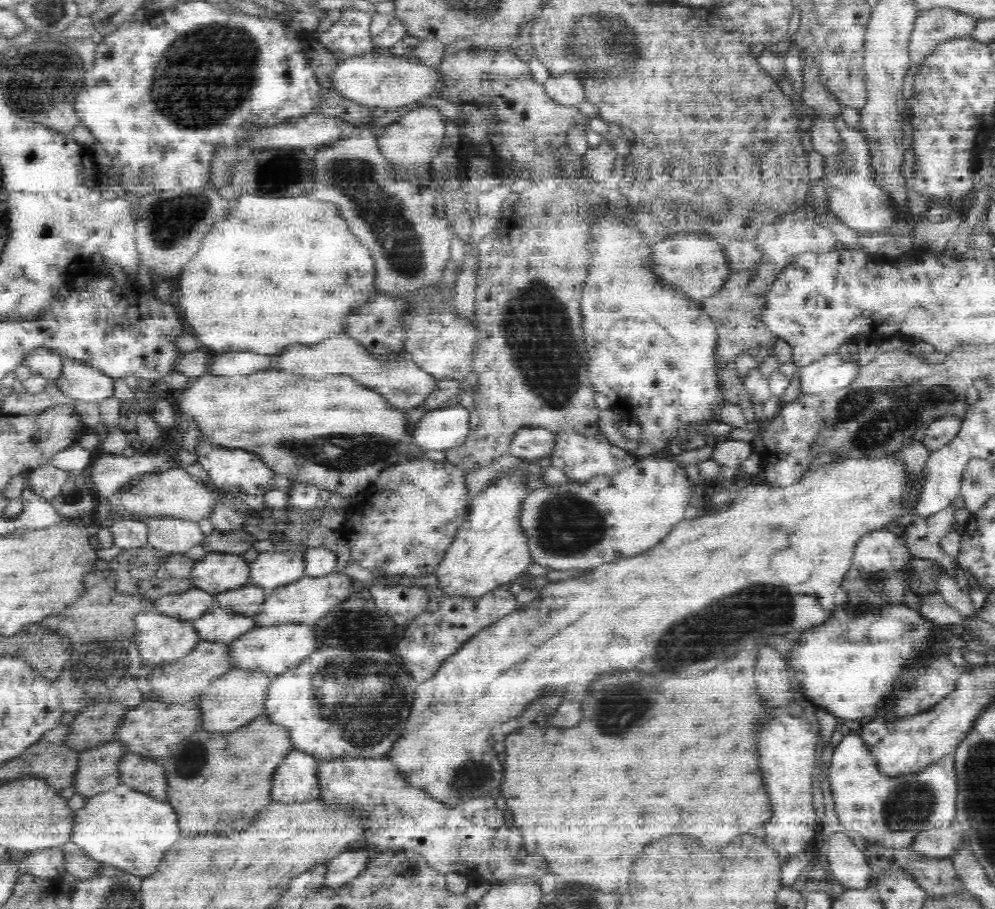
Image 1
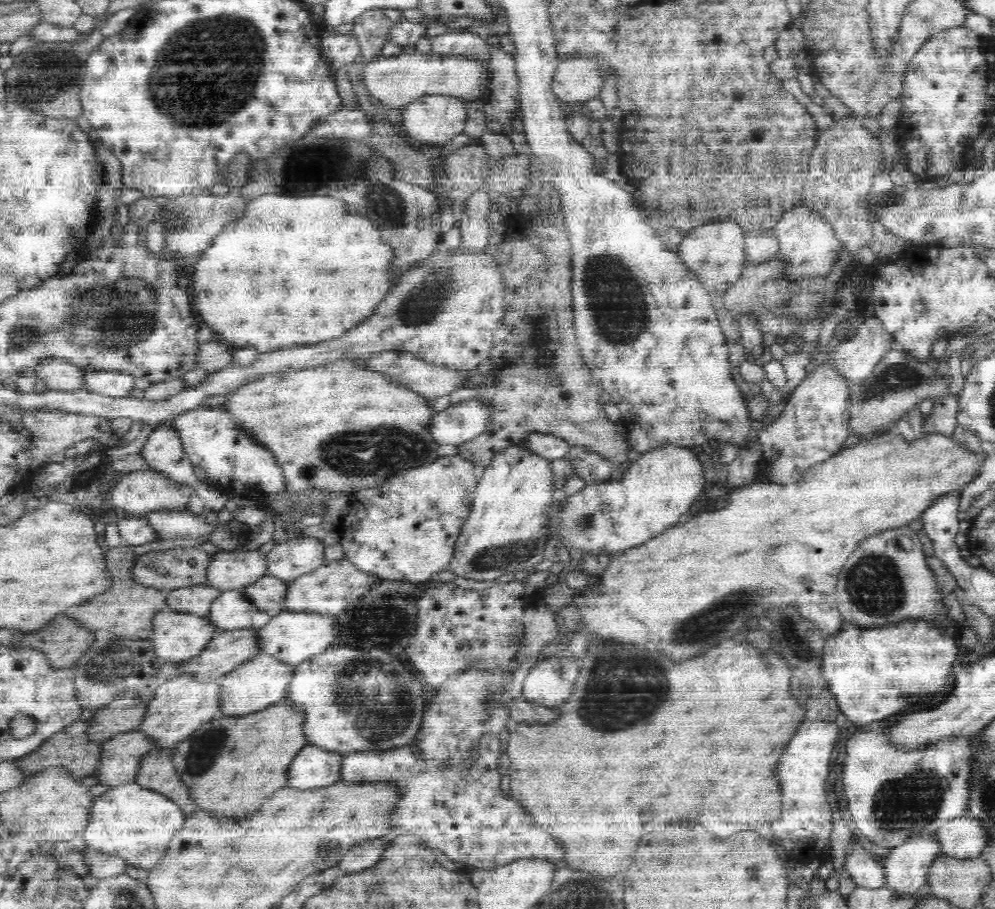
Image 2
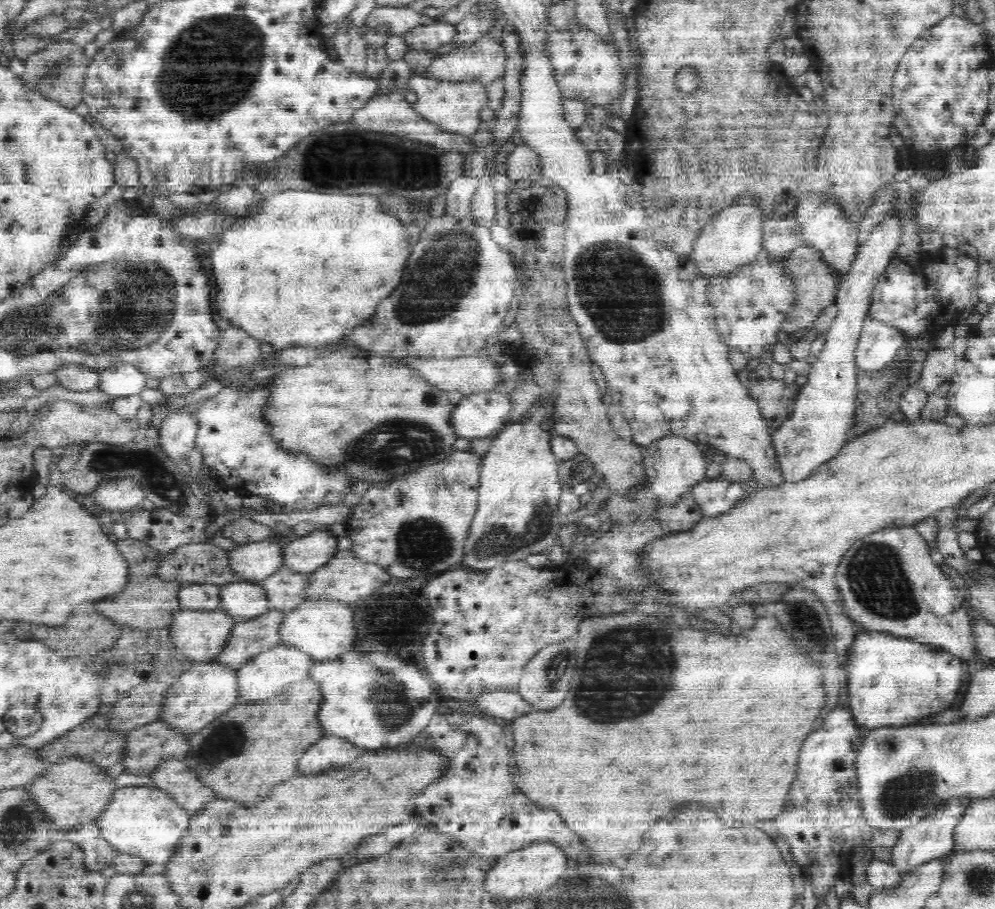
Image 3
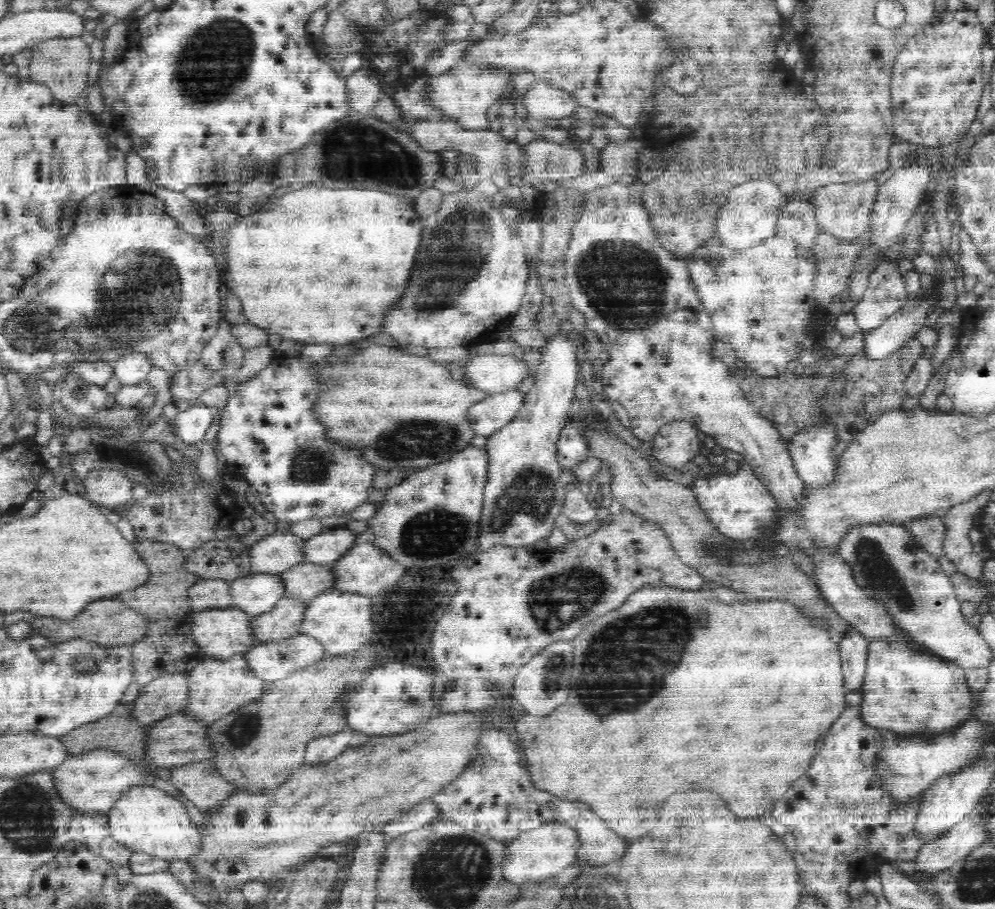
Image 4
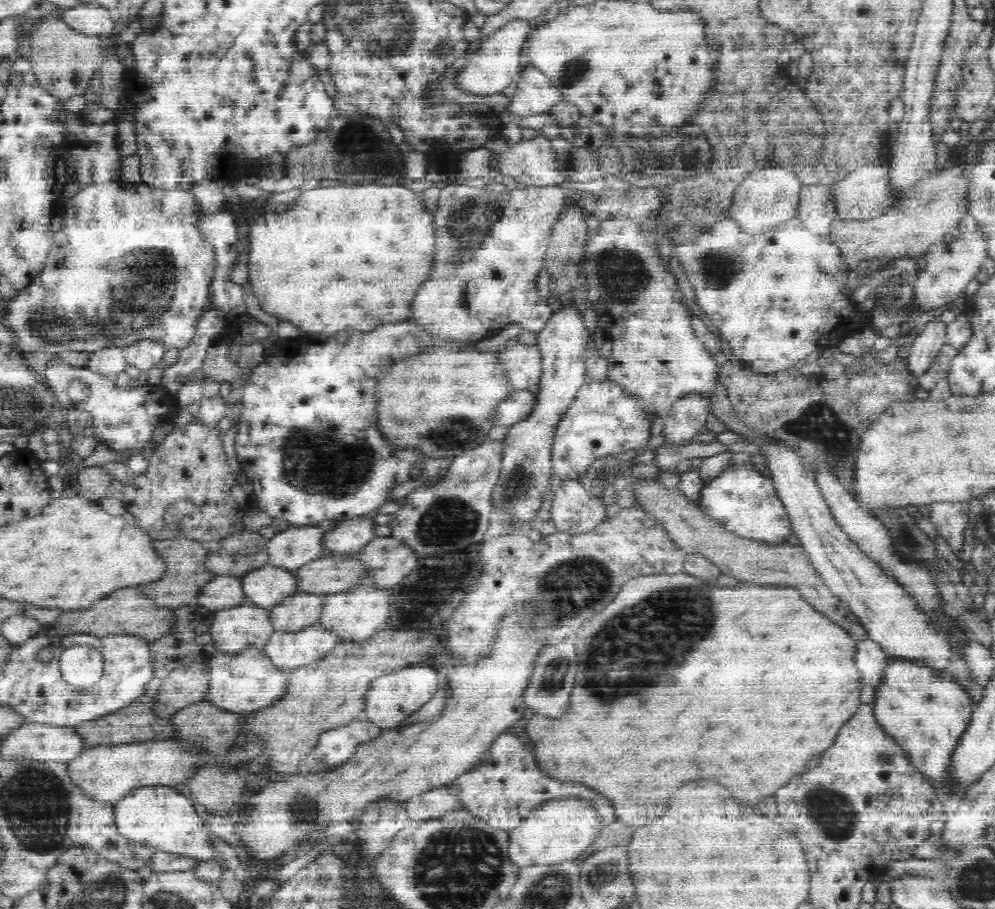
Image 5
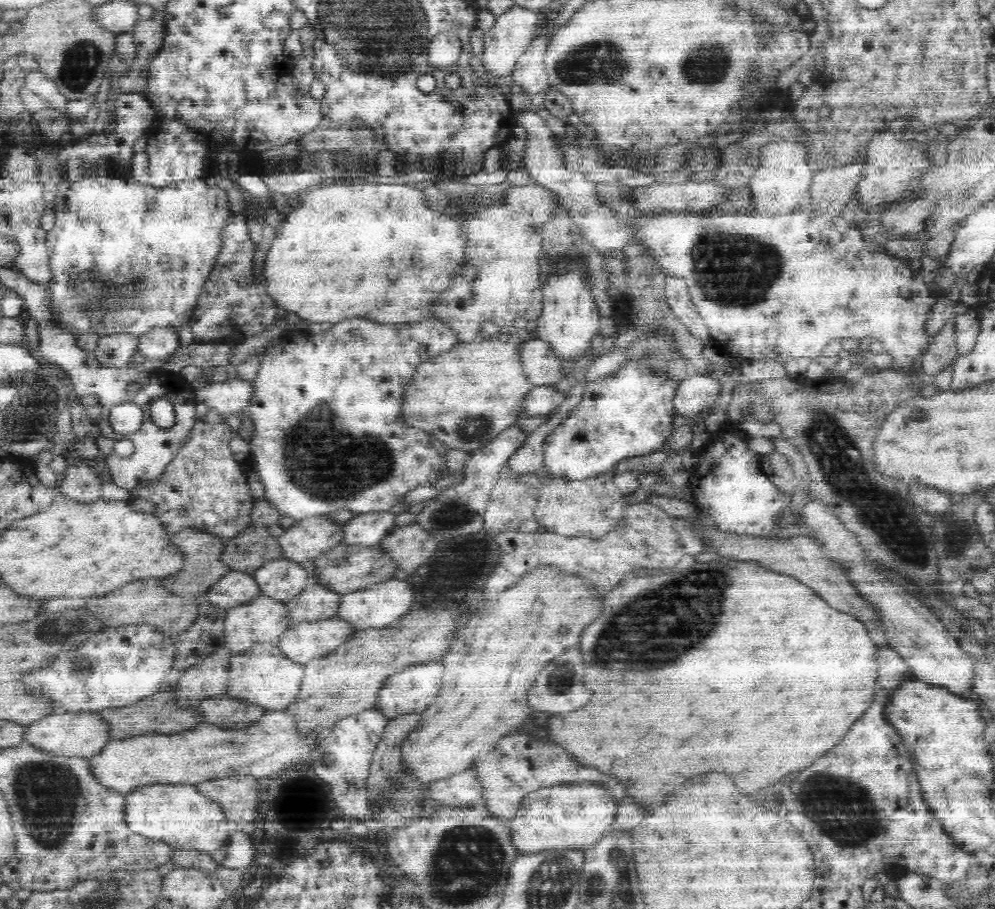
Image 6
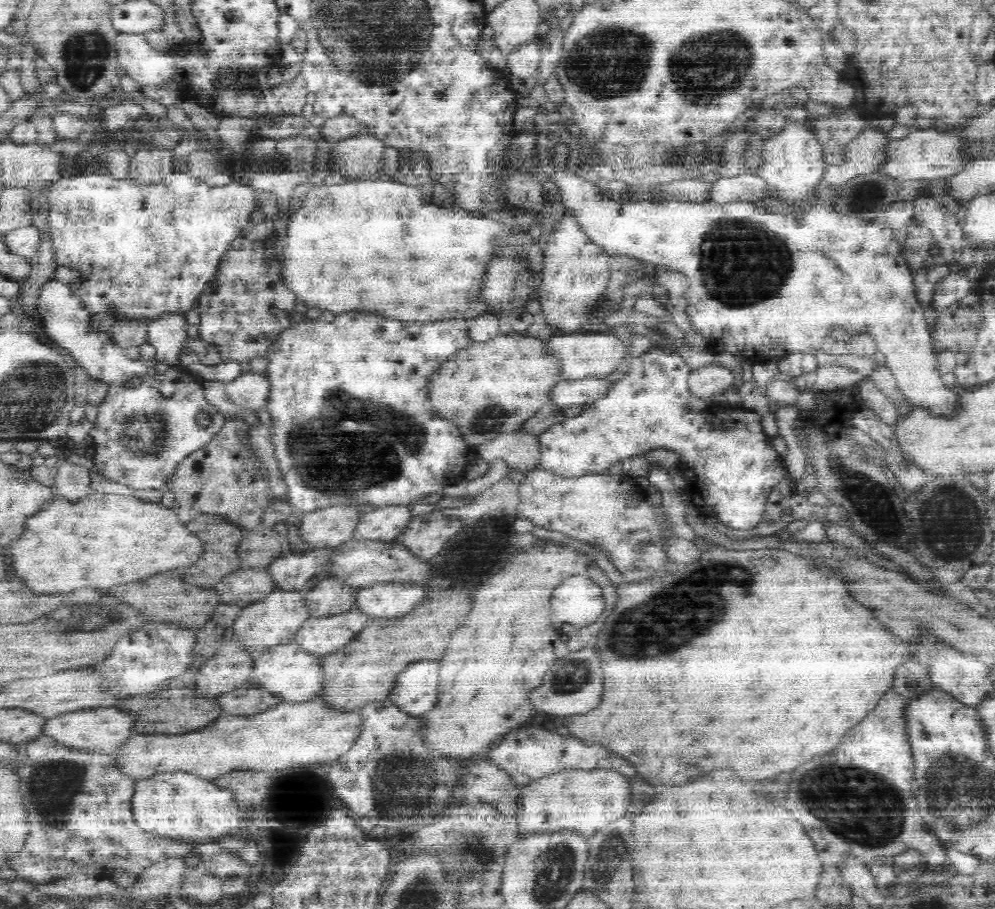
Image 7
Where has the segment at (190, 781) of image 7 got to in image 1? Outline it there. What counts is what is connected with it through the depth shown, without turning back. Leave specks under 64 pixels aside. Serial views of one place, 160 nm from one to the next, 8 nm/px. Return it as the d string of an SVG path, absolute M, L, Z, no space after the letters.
M122 783L86 800L84 808L78 810L77 827L74 828L71 842L84 849L86 854L96 860L118 867L126 873L144 877L156 872L164 858L164 852L167 852L180 836L182 836L181 826L176 816L176 809L168 800L158 800L149 793L138 792L138 789L130 788Z

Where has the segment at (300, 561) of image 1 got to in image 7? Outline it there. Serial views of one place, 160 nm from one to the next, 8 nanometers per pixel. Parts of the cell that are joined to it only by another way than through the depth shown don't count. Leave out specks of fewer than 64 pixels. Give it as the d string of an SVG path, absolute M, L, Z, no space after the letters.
M390 504L375 507L362 515L353 534L354 540L398 540L399 536L406 532L412 519L411 505Z

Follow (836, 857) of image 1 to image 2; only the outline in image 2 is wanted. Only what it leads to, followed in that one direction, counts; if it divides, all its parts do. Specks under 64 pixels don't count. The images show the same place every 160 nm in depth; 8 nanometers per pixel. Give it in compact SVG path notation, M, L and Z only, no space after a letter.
M861 847L847 856L844 869L852 872L852 879L860 887L874 889L886 884L886 872L882 861L867 854Z

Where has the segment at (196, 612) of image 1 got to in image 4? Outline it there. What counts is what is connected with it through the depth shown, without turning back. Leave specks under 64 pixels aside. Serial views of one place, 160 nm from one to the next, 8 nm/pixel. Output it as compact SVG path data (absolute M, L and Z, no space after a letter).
M201 578L190 587L190 598L193 612L230 608L234 604L231 583L222 578Z

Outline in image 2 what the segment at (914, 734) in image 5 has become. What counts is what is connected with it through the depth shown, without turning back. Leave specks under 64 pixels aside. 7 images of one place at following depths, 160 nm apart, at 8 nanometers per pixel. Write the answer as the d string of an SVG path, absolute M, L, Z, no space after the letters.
M902 623L898 626L864 629L846 624L840 635L829 637L824 652L824 676L830 682L830 690L836 694L837 704L848 720L858 726L868 726L890 716L905 712L916 702L930 700L934 694L948 688L947 676L958 656L958 638L931 630L926 623Z

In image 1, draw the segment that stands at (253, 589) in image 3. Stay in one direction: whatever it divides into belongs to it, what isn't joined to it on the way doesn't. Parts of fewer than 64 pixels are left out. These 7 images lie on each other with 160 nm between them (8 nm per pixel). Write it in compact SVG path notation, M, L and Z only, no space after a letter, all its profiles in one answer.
M217 605L194 621L201 640L220 640L222 642L238 640L246 632L256 628L257 616L246 616L234 612L226 605Z

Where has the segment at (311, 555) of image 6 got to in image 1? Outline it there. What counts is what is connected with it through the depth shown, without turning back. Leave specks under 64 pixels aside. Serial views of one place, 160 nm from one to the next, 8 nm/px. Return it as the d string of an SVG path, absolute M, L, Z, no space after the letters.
M209 552L193 568L195 586L212 593L225 593L249 584L252 562L243 555Z

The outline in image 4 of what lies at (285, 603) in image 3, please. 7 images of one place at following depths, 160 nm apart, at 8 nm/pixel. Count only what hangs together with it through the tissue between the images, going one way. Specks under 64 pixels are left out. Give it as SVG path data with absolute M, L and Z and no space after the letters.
M304 561L280 574L285 579L287 594L298 600L313 601L337 584L337 561L318 564Z

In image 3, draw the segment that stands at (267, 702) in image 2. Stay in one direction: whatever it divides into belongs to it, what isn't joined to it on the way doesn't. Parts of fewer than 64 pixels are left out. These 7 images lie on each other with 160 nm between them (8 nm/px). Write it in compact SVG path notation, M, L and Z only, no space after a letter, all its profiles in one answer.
M280 643L268 650L258 652L250 657L237 670L237 679L241 683L240 703L252 702L252 700L266 700L270 696L276 696L286 684L292 680L300 680L311 674L312 667L316 664L311 654L291 644Z

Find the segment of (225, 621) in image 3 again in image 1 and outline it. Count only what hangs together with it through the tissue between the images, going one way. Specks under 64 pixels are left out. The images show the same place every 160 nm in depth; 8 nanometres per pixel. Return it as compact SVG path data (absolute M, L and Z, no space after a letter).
M155 610L141 612L137 616L137 641L142 656L150 662L163 664L180 660L193 651L201 642L201 633L197 631L194 621L182 620L182 618L160 613Z

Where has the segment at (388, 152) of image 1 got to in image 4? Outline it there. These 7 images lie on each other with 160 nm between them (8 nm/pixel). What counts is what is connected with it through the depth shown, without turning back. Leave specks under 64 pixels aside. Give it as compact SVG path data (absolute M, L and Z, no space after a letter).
M464 59L456 63L449 71L433 77L433 81L429 84L429 92L431 92L431 99L440 108L445 108L443 111L448 119L456 120L468 130L484 130L488 129L488 108L511 89L513 75L512 70L502 68L501 64L494 63L494 61Z

